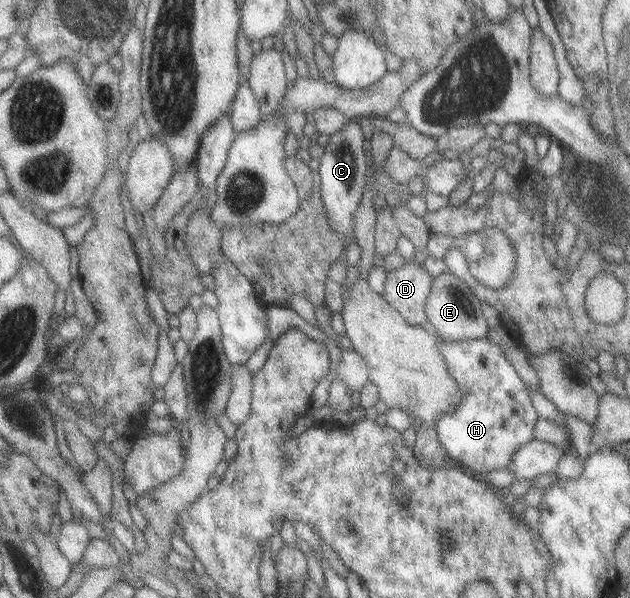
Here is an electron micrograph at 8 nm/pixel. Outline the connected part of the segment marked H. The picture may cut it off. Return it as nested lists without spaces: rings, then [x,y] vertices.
[[[434,338],[450,378],[455,380],[462,393],[457,408],[437,418],[432,426],[448,460],[477,475],[504,469],[518,447],[534,440],[537,414],[531,405],[527,386],[505,359],[501,347],[486,338],[468,341]]]

